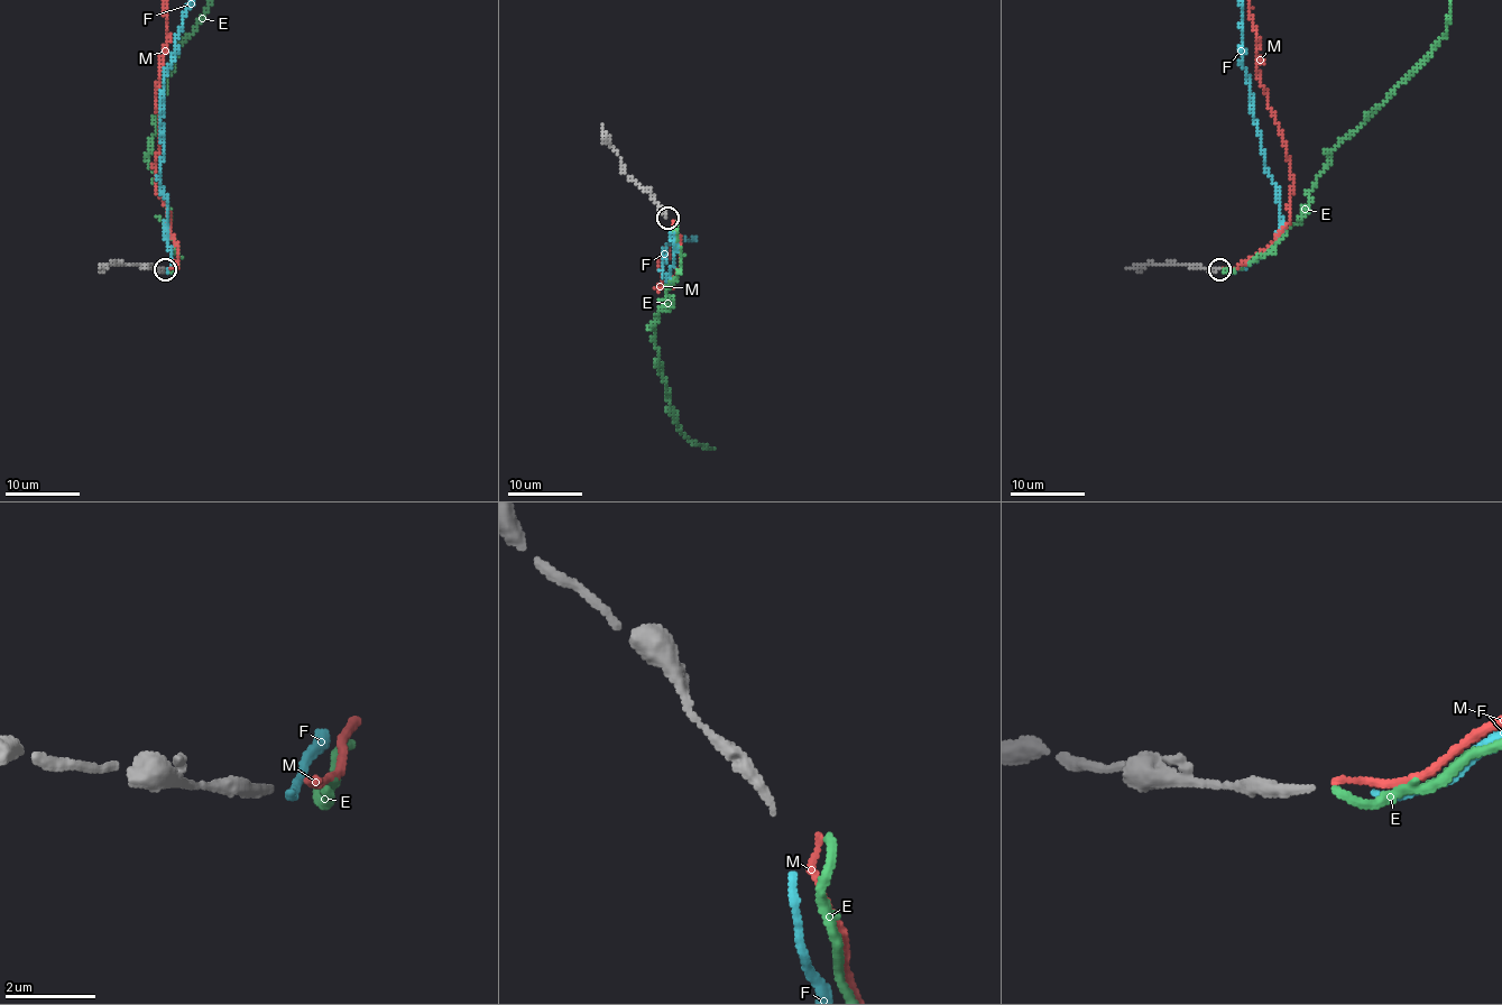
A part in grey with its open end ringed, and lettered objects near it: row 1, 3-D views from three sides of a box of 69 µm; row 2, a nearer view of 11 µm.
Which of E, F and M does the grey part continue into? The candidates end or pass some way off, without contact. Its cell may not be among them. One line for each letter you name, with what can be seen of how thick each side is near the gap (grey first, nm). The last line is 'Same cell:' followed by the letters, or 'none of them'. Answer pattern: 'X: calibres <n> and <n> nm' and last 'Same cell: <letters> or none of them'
F: calibres 200 and 160 nm
Same cell: F

